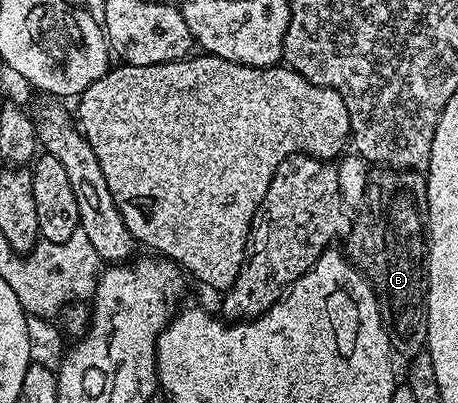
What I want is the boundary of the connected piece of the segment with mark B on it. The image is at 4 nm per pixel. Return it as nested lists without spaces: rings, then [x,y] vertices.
[[[387,169],[370,172],[367,192],[357,208],[357,214],[345,236],[346,258],[352,267],[371,285],[371,292],[379,303],[383,327],[391,342],[392,352],[404,361],[410,361],[424,354],[427,346],[427,248],[425,238],[425,207],[421,197],[427,194],[427,184],[418,174],[400,173]]]

